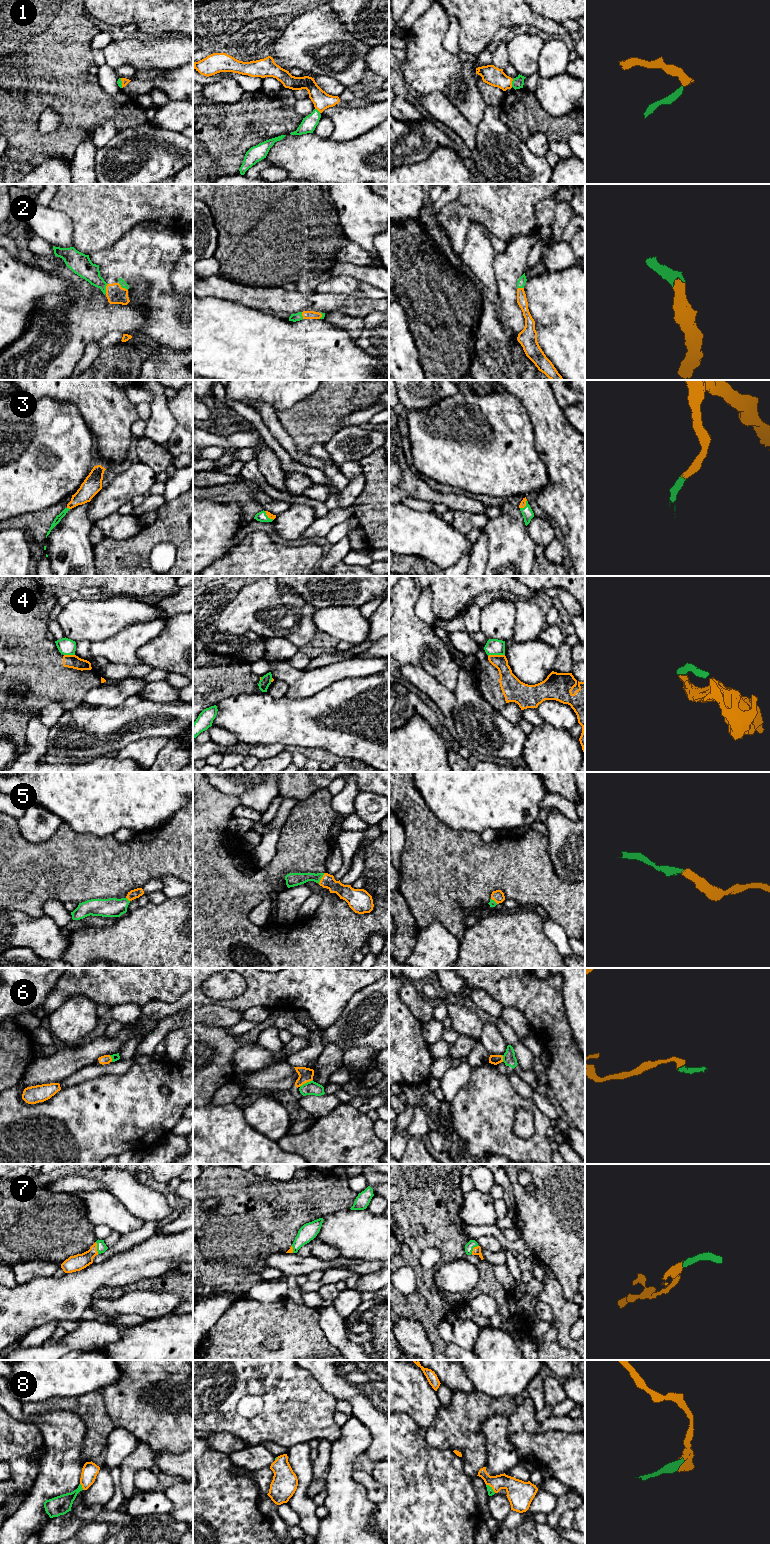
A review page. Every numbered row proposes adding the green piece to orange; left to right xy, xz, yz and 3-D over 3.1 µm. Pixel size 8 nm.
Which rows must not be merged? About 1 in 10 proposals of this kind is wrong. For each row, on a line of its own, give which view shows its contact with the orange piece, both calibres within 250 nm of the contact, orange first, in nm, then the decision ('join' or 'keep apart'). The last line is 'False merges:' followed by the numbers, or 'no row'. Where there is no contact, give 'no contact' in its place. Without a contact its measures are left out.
1: yz | 150/90 nm | join
2: xy | 150/50 nm | join
3: xy | 150/50 nm | join
4: yz | 160/130 nm | keep apart
5: xz | 120/110 nm | join
6: xz | 110/110 nm | keep apart
7: xy | 130/80 nm | join
8: xy | 130/160 nm | join
False merges: 4, 6

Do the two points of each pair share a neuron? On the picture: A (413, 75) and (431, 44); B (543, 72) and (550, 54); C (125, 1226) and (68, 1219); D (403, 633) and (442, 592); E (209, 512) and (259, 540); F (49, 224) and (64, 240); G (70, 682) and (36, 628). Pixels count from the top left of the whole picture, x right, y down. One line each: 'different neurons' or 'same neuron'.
A: same neuron
B: same neuron
C: different neurons
D: different neurons
E: different neurons
F: same neuron
G: same neuron

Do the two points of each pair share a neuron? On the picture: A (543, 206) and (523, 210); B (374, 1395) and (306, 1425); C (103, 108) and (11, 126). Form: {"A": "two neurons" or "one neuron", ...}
{"A": "two neurons", "B": "two neurons", "C": "one neuron"}

